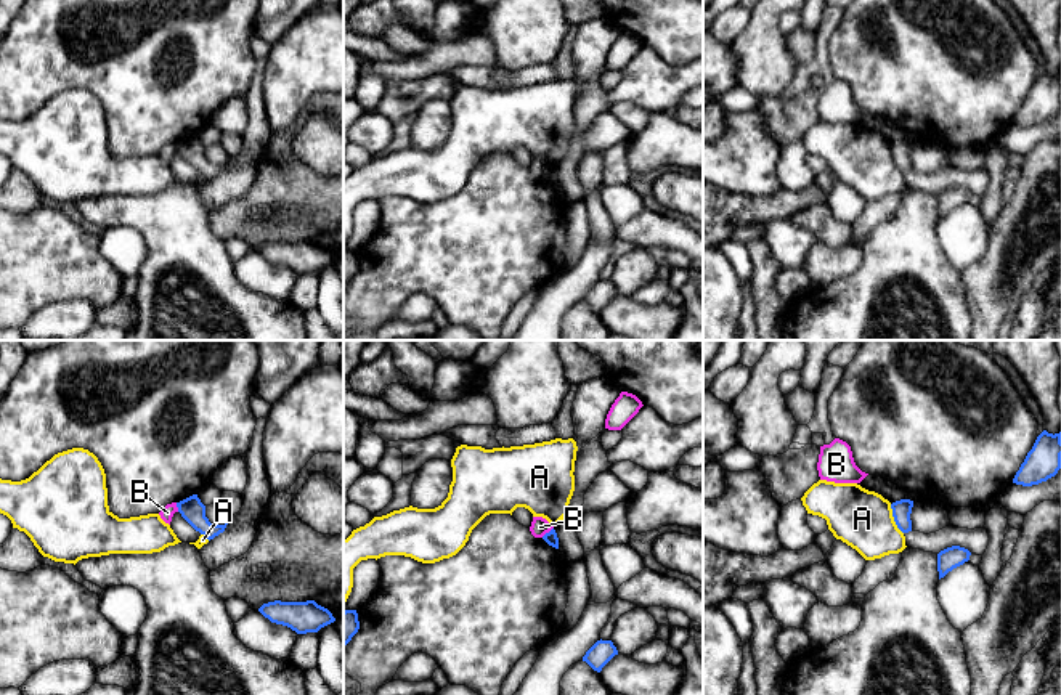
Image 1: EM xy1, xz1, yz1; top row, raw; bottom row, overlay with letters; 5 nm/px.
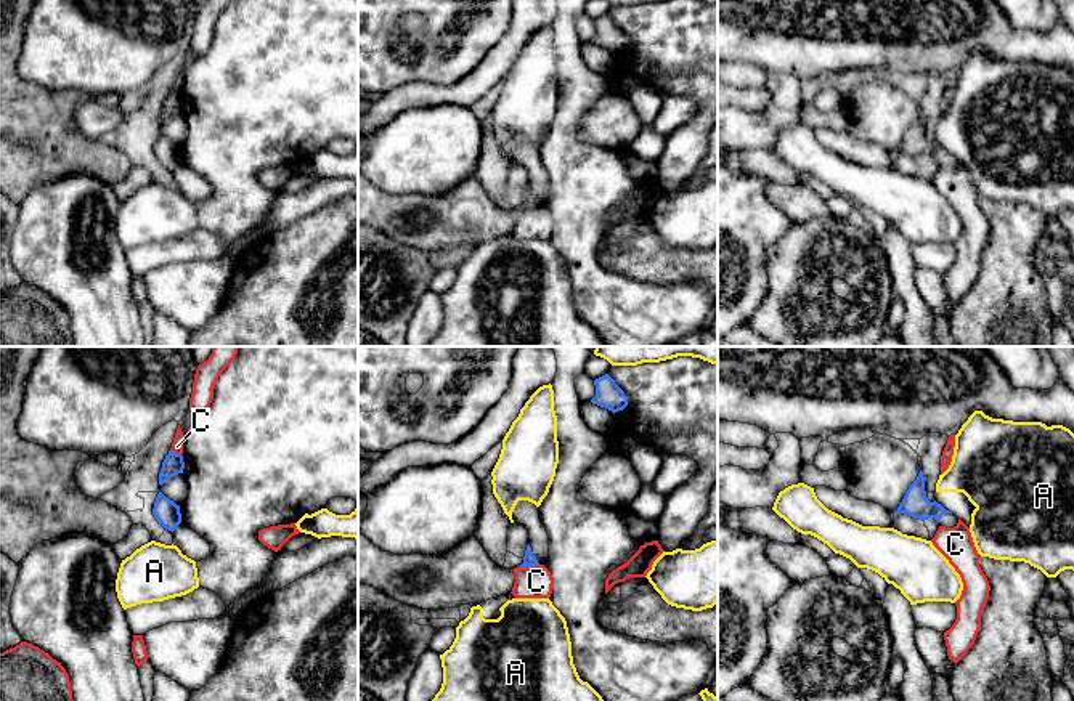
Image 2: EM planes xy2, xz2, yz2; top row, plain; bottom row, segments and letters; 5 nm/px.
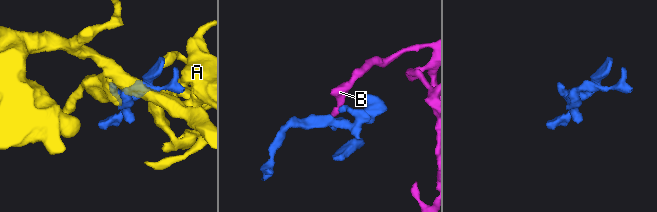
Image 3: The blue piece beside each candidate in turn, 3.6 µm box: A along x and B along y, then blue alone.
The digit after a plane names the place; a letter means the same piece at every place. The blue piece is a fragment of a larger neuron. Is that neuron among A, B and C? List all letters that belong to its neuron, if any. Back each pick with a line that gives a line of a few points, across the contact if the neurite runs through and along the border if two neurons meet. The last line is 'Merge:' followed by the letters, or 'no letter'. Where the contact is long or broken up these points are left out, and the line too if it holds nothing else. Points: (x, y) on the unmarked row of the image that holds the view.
Merge: no letter

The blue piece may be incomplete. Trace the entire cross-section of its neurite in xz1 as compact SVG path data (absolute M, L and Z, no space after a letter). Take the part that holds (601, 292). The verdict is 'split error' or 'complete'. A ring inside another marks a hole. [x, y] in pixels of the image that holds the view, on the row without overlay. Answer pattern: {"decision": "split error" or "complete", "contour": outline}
{"decision": "complete", "contour": "M597 281L583 297L583 302L586 302L594 311L600 313L602 308L615 297L618 295L616 287L612 281Z"}

